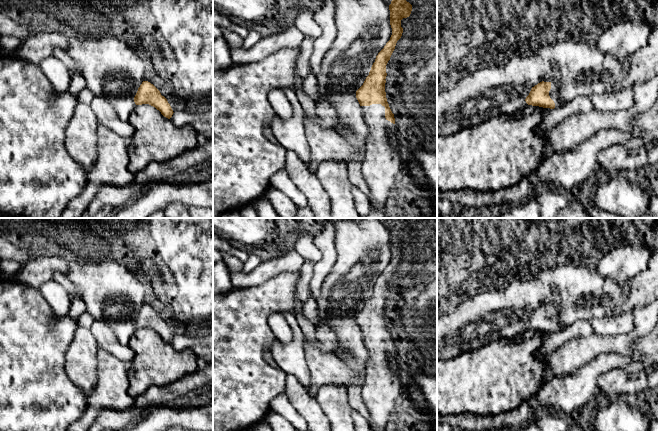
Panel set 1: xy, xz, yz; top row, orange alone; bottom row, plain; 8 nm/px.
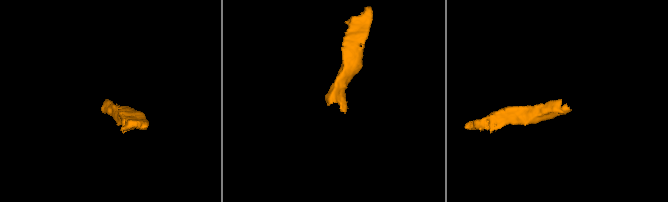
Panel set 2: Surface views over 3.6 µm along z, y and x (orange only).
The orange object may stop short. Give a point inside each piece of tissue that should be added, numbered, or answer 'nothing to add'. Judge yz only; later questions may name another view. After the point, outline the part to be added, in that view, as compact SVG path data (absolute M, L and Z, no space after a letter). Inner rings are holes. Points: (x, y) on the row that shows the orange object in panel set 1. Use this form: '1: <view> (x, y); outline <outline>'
1: yz (554, 86); outline M551 82L551 89L549 91L549 96L550 98L554 101L555 103L555 108L563 105L556 97L553 96L553 93L558 89L558 85L555 82Z

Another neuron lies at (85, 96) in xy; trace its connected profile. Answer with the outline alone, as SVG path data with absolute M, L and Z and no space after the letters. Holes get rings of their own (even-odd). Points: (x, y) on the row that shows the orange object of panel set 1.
M85 87L78 95L77 95L77 101L79 103L83 103L86 105L91 104L93 98L94 98L94 94L91 92L91 90L89 90L87 87Z

